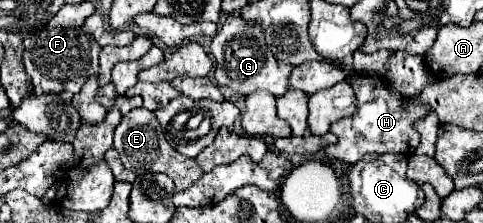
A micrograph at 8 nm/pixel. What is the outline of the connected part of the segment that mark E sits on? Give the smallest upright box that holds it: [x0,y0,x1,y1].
[114,108,204,192]

